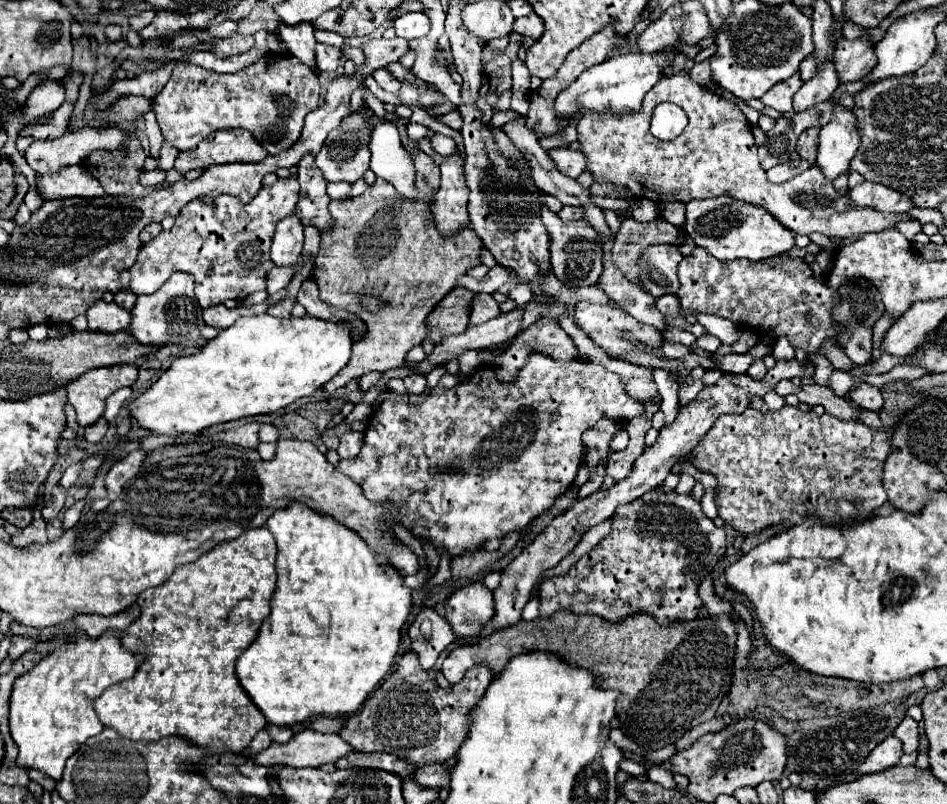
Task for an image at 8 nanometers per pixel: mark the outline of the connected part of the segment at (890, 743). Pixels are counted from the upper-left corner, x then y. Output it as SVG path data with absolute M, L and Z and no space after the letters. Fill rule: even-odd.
M888 737L884 739L866 759L864 763L858 767L858 773L874 773L874 771L884 771L892 765L896 765L902 757L902 745L896 737Z

